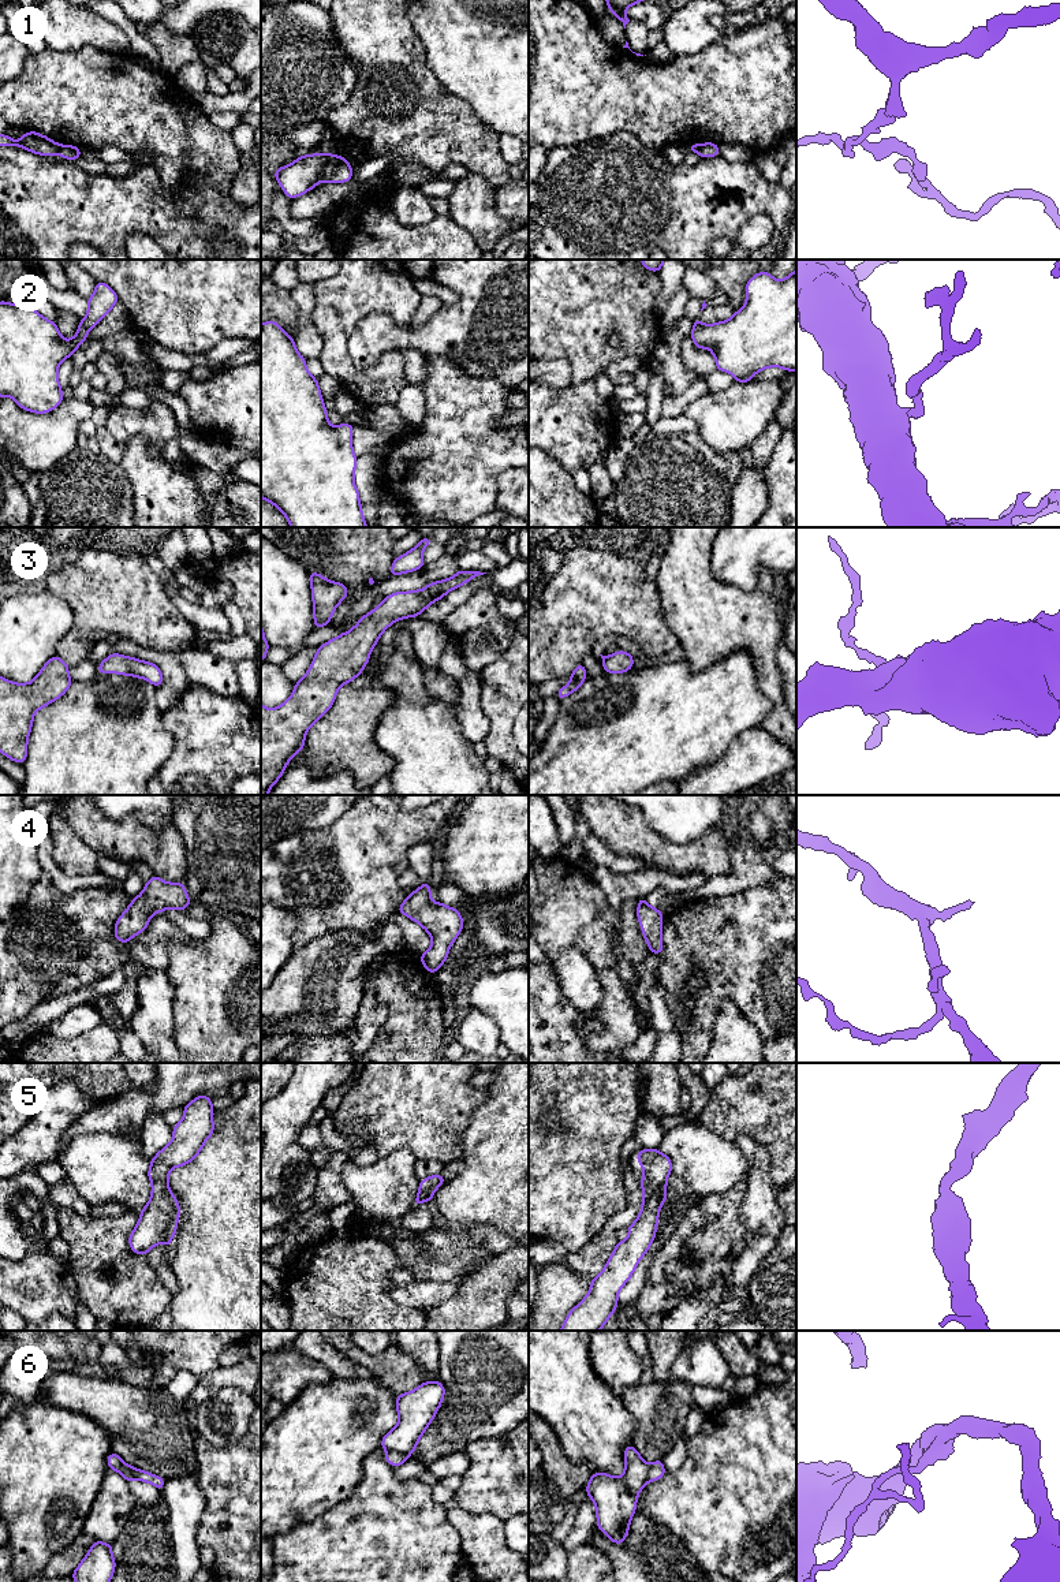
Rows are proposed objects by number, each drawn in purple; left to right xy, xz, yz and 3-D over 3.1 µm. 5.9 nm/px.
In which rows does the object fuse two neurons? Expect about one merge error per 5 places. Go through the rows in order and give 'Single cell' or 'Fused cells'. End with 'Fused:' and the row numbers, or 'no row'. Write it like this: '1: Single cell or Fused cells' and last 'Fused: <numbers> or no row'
1: Fused cells
2: Single cell
3: Single cell
4: Single cell
5: Single cell
6: Fused cells
Fused: 1, 6

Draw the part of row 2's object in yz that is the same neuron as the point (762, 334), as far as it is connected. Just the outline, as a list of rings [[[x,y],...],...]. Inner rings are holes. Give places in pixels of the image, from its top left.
[[[796,269],[784,277],[776,280],[769,272],[755,273],[746,284],[746,303],[725,321],[705,325],[693,320],[694,328],[690,337],[697,348],[710,348],[716,359],[716,369],[731,373],[736,383],[749,383],[761,370],[768,367],[781,367],[785,372],[796,370]]]

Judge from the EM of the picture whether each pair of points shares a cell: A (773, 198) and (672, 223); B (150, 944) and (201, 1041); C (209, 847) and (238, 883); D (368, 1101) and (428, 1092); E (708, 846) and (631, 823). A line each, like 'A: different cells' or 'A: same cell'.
A: same cell
B: different cells
C: same cell
D: same cell
E: same cell

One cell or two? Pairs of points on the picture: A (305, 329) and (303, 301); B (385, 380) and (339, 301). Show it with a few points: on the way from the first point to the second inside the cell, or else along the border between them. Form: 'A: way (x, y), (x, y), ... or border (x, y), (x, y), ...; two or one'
A: way (305, 323), (305, 308); one
B: way (359, 380), (338, 358), (338, 327); one

